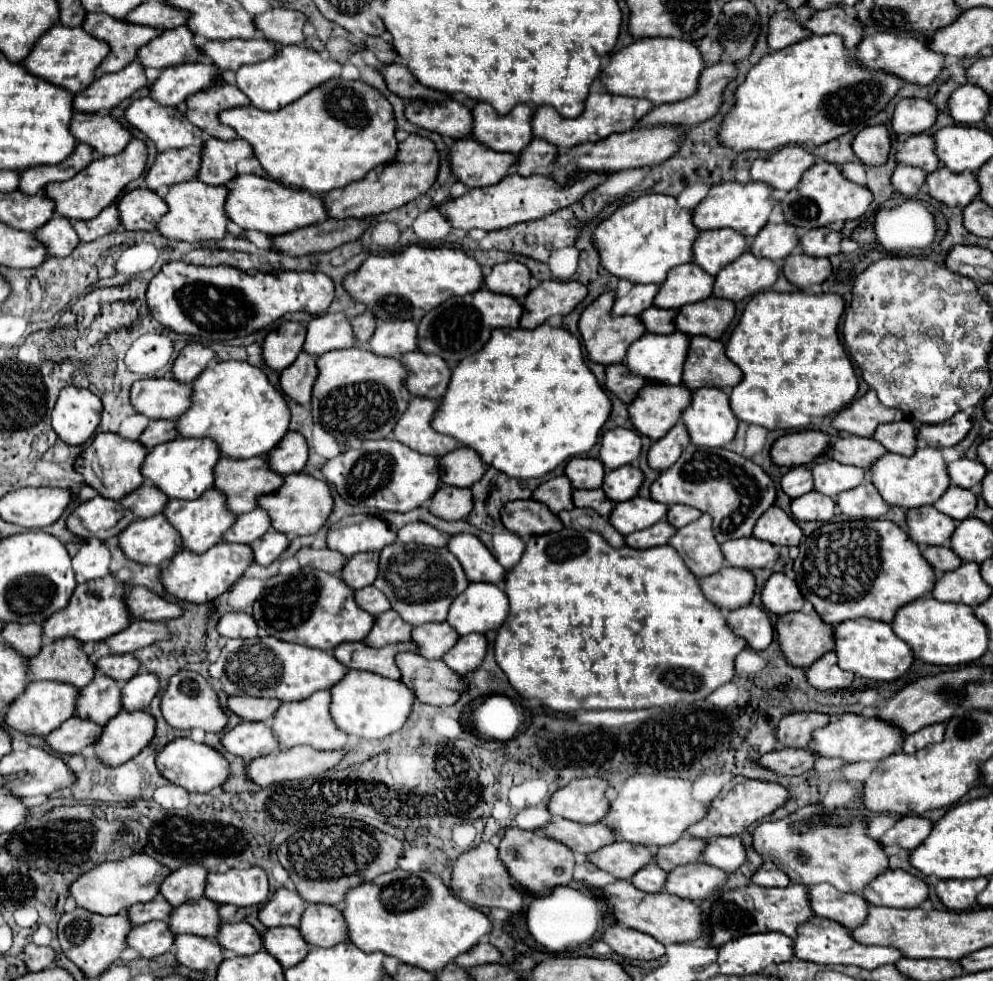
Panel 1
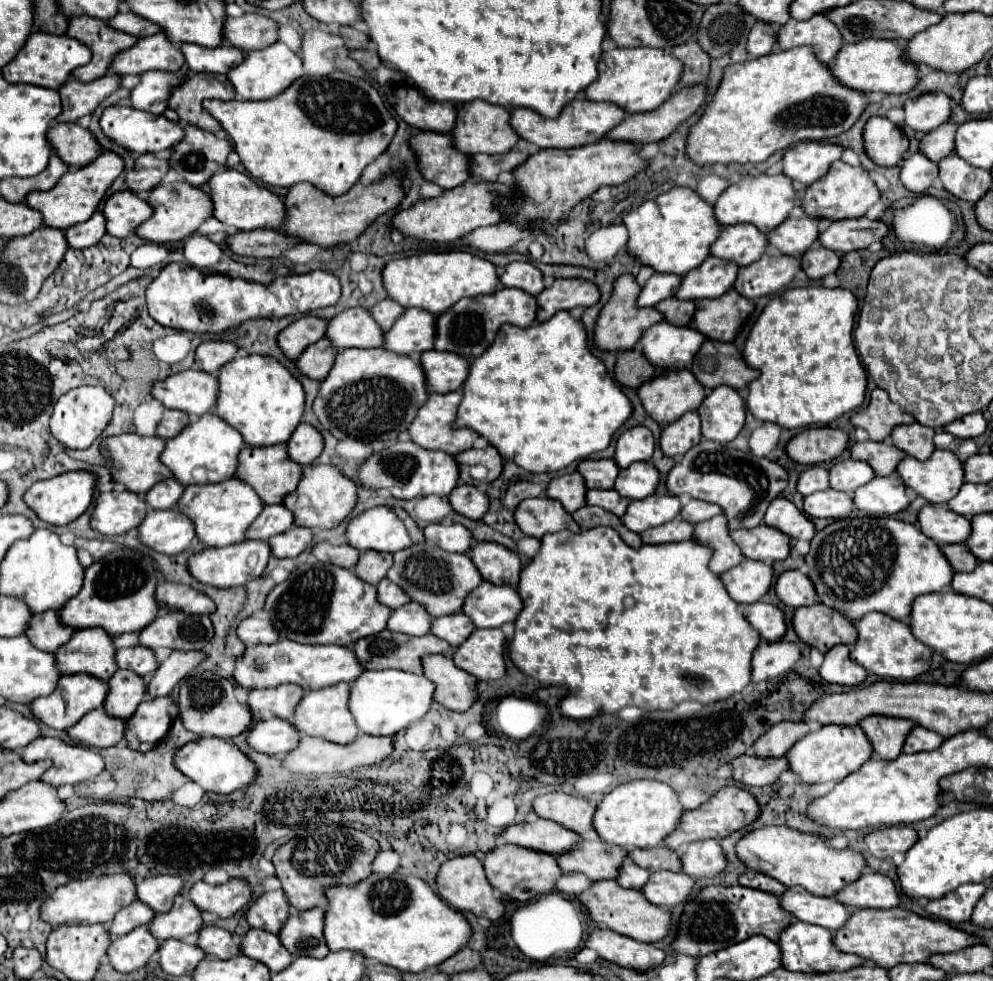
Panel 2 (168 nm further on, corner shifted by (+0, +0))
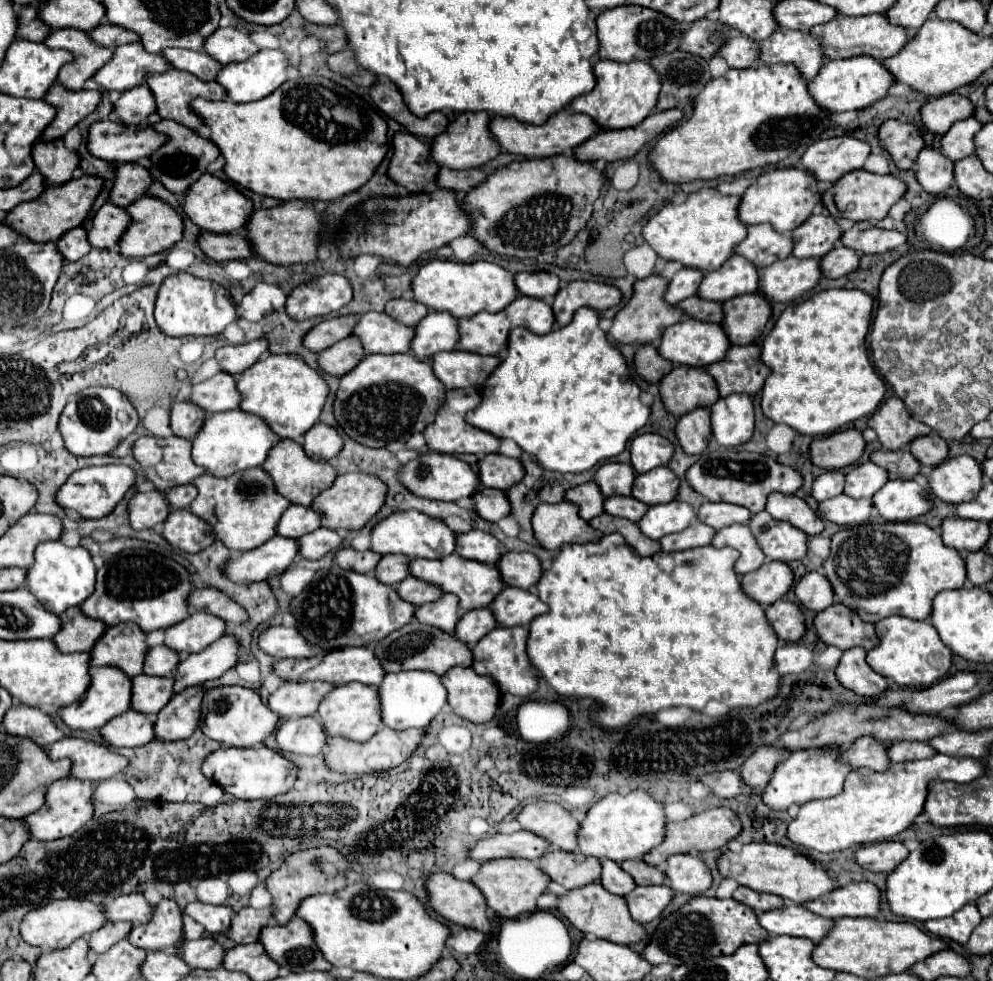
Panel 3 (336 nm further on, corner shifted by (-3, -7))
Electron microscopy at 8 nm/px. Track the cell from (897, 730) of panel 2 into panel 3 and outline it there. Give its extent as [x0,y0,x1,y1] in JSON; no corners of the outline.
[839,736,891,772]

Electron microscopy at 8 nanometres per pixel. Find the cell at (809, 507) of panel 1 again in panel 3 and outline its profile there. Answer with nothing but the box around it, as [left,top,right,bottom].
[819,494,873,526]

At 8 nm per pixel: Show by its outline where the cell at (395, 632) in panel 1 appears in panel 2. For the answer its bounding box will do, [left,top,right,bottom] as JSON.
[388,601,432,635]

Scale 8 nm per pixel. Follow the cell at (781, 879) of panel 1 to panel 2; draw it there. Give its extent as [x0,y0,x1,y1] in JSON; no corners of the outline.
[738,871,786,895]

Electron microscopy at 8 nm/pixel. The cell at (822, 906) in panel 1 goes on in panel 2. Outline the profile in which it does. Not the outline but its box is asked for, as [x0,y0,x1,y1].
[780,887,850,931]

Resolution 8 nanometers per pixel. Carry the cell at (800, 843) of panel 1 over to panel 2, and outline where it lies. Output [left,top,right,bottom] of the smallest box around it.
[736,827,866,897]

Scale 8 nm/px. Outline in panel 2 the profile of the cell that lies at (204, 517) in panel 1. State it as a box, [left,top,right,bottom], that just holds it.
[178,477,264,547]

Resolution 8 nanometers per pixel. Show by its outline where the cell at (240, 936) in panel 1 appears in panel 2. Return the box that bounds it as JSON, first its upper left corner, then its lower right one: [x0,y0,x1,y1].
[196,927,240,959]

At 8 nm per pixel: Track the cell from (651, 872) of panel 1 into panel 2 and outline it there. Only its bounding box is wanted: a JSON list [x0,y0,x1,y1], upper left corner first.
[616,859,650,889]

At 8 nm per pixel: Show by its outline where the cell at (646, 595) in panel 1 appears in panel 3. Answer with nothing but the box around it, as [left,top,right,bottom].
[527,534,779,716]

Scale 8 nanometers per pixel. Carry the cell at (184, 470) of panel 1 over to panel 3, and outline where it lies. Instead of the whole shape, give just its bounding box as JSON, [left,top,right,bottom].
[191,410,279,478]

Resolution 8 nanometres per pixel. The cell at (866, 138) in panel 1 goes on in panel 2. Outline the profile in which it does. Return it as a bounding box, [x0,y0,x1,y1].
[864,117,908,167]

